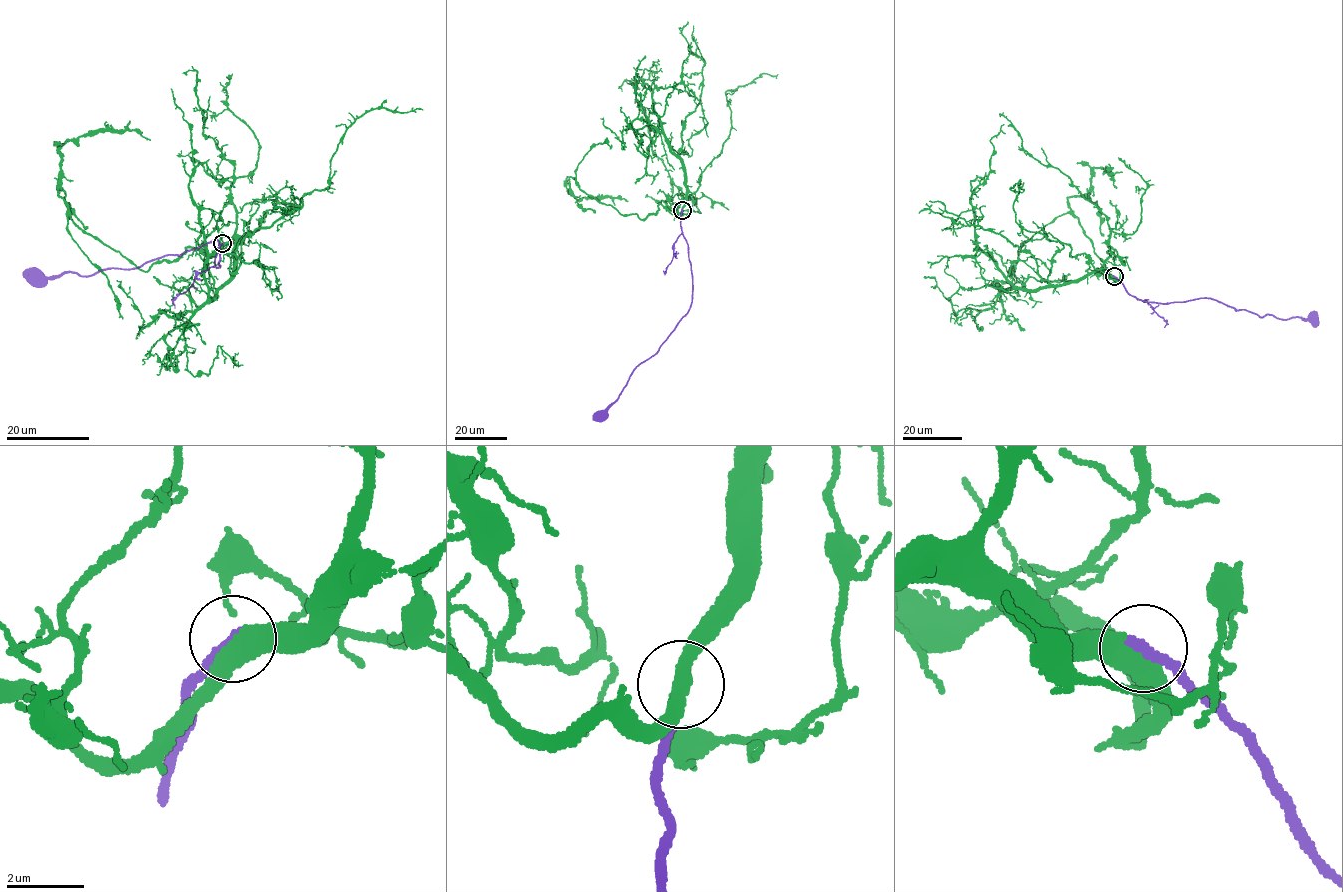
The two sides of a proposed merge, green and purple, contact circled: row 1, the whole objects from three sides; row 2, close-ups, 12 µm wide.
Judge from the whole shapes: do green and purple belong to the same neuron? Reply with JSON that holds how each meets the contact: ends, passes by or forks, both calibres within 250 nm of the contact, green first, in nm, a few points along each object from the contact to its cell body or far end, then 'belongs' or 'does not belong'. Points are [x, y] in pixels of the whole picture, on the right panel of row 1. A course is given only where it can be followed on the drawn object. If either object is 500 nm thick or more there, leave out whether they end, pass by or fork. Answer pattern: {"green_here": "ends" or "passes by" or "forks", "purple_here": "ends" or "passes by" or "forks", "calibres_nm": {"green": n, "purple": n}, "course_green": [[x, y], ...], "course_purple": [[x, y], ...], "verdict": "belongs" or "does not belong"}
{"green_here": "passes by", "purple_here": "ends", "calibres_nm": {"green": 440, "purple": 320}, "course_green": [[1114, 276], [1092, 271], [1040, 290], [1021, 289], [976, 244], [970, 199], [990, 170], [990, 140], [1003, 124]], "course_purple": [[1114, 276], [1140, 300], [1166, 303], [1208, 297], [1260, 317], [1268, 313], [1282, 320], [1298, 316], [1312, 319]], "verdict": "belongs"}

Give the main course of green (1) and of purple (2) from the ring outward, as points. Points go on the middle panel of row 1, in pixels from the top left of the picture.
1: (681, 210), (685, 173), (662, 130), (652, 90), (637, 76), (636, 85), (626, 79), (618, 88)
2: (681, 210), (681, 232), (688, 246), (692, 303), (657, 352), (638, 365), (615, 401), (600, 415)

